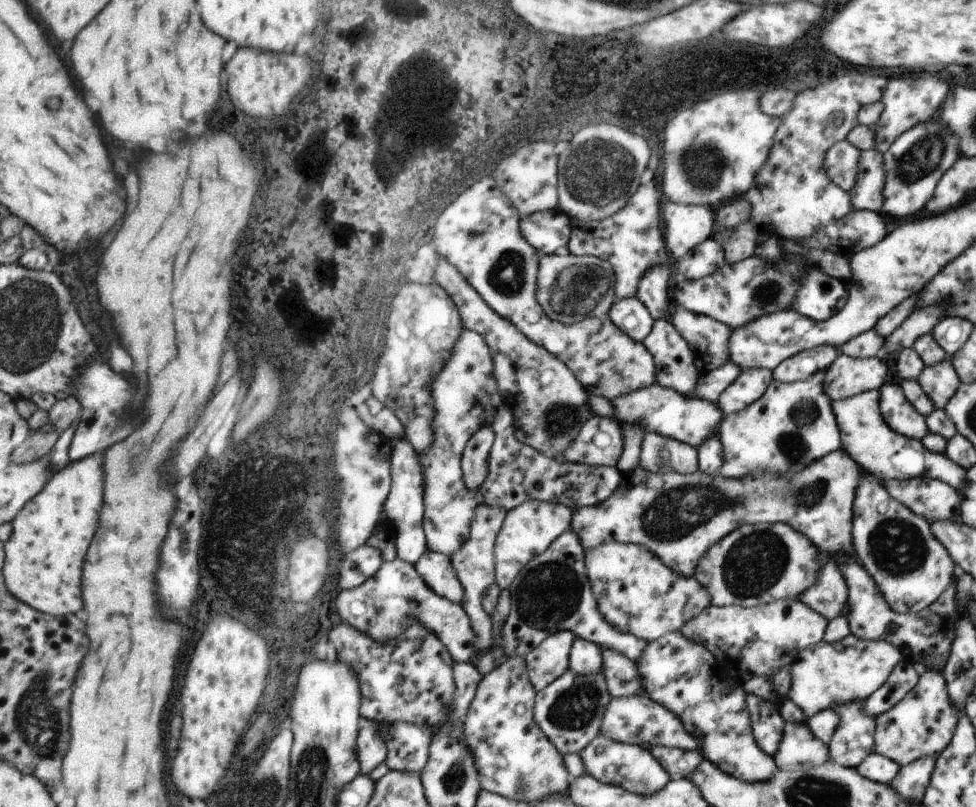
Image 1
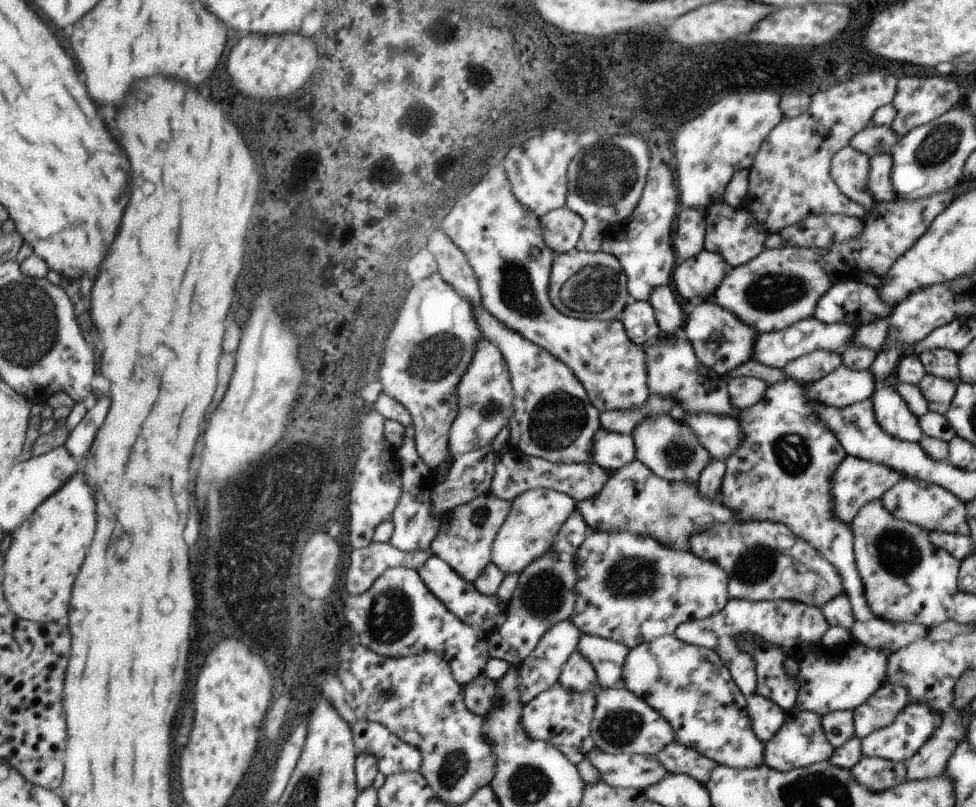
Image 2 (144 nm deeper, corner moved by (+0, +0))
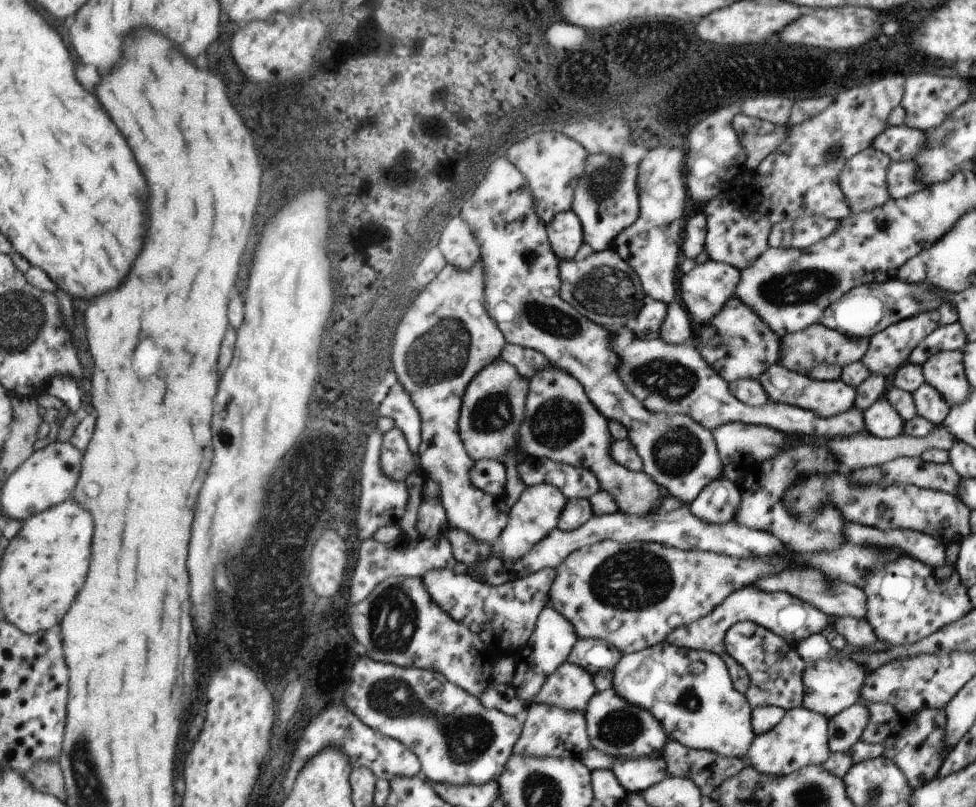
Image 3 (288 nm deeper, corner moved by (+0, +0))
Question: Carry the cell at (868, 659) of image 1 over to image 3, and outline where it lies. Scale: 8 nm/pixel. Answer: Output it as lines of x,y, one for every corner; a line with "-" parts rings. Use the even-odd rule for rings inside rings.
853,658
849,660
817,660
805,666
805,674
803,674
803,686
805,686
805,698
803,698
803,708
823,714
827,718
837,718
837,714
841,714
841,710
859,704
861,698
861,690
865,688
865,678
867,678
867,670
861,668
857,662
853,662

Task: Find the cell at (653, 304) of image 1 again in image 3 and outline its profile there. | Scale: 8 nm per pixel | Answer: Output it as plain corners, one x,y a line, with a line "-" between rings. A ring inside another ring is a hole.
677,302
667,306
667,316
661,324
661,340
665,340
667,344
673,346
685,346
689,344
695,334
691,332
691,324
689,324
689,314
685,310
681,310
681,306
677,306

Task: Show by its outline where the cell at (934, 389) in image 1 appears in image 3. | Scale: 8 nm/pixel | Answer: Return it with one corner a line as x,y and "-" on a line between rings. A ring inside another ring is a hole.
923,384
919,390
913,392
913,402
917,408
917,418
929,420
933,426
943,424
951,410
945,398
941,398
941,394
929,384

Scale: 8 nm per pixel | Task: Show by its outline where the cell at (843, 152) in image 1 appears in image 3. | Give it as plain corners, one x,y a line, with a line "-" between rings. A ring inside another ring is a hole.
873,148
857,152
845,162
839,174
839,186
853,214
869,212
891,200
889,184
885,182
891,162
883,152

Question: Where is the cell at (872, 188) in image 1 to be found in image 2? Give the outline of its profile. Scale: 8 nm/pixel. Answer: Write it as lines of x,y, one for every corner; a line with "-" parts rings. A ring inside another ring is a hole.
881,154
881,156
871,156
869,162
869,194
873,196
875,202
891,202
897,200
897,194
893,192
891,184
891,170
893,170
893,158
891,154

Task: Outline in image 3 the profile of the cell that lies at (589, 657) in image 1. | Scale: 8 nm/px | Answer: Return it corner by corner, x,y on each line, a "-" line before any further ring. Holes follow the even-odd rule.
565,662
543,686
533,704
553,704
563,710
587,710
595,698
595,678
585,668

